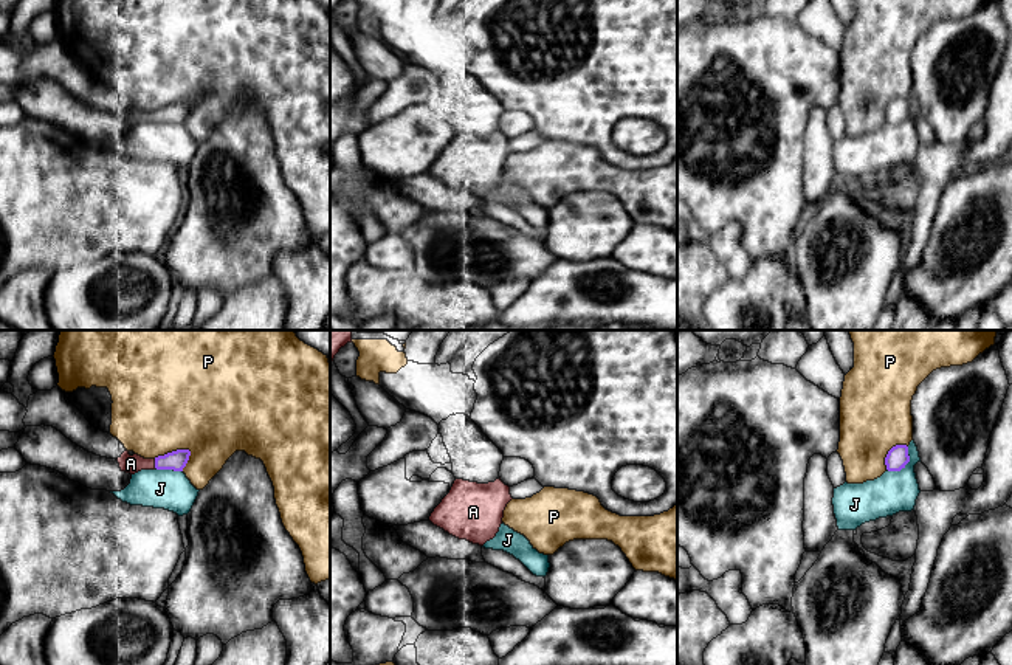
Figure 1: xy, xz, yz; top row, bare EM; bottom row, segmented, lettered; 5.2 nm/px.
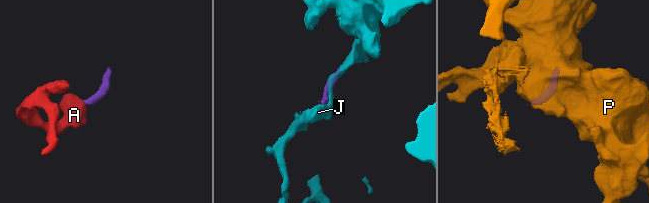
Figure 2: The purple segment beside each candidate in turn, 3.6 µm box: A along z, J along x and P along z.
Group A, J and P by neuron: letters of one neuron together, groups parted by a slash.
A / J / P

